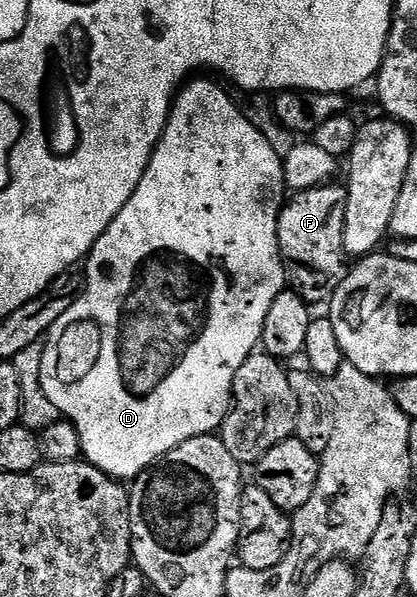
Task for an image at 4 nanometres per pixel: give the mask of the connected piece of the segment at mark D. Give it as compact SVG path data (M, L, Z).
M190 81L180 88L171 102L167 126L149 159L149 167L145 167L145 175L141 175L141 183L137 183L137 191L133 191L129 203L121 207L113 223L109 223L101 239L97 239L87 254L87 281L85 277L79 298L73 307L69 307L69 311L65 311L65 315L61 315L61 319L57 319L57 323L53 323L42 342L41 387L45 395L57 407L60 418L70 421L77 431L85 460L105 475L124 483L140 477L179 444L197 436L214 434L222 426L231 409L231 388L237 371L241 371L241 363L245 363L245 359L249 359L249 355L256 352L262 342L265 315L269 315L273 299L284 292L289 281L277 239L279 213L285 204L283 157L273 151L273 147L269 147L269 139L265 139L265 135L261 135L249 119L245 119L234 96L231 98L221 86L211 81Z

